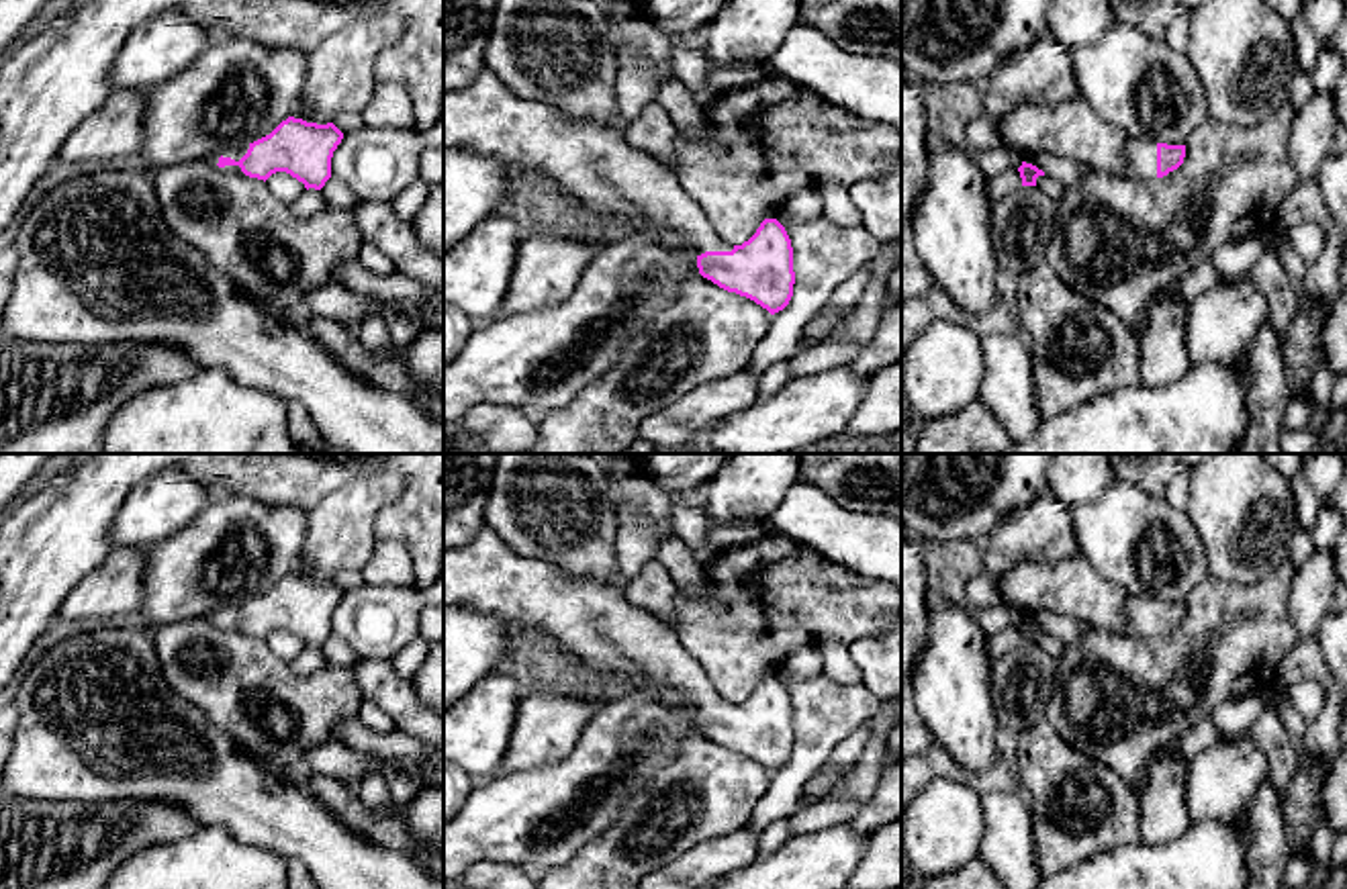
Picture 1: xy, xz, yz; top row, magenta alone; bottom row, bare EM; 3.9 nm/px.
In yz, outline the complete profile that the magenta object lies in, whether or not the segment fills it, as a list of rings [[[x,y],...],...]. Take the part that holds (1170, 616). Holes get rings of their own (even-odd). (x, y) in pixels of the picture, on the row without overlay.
[[[1128,599],[1124,613],[1132,636],[1163,636],[1183,621],[1186,603]]]

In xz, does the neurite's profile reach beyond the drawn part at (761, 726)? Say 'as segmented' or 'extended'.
extended

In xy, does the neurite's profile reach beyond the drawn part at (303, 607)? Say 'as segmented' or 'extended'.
extended

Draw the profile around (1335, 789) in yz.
[[[1347,742],[1331,762],[1322,807],[1335,834],[1347,832]]]

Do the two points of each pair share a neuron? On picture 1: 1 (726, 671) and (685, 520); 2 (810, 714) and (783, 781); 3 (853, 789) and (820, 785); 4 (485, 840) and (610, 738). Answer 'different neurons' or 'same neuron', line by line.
1: different neurons
2: same neuron
3: different neurons
4: same neuron

